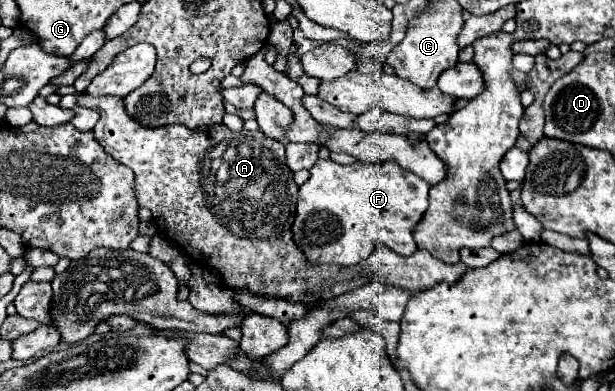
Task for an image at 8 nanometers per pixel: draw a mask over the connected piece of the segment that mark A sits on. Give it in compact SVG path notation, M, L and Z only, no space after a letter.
M79 94L77 100L101 112L93 128L95 138L109 156L135 172L137 202L151 210L153 222L161 234L179 244L195 264L219 272L223 284L231 290L251 290L263 298L281 298L315 306L321 302L321 296L317 290L309 288L323 286L327 290L337 280L371 276L373 282L385 288L395 286L407 292L419 292L439 282L451 284L467 270L463 262L451 266L425 250L399 256L385 244L377 244L361 266L307 264L291 232L297 206L297 184L293 182L293 172L285 164L285 146L281 142L269 140L263 132L235 132L225 124L213 124L206 130L187 128L183 124L149 128L127 114L119 96L93 98L89 94Z

